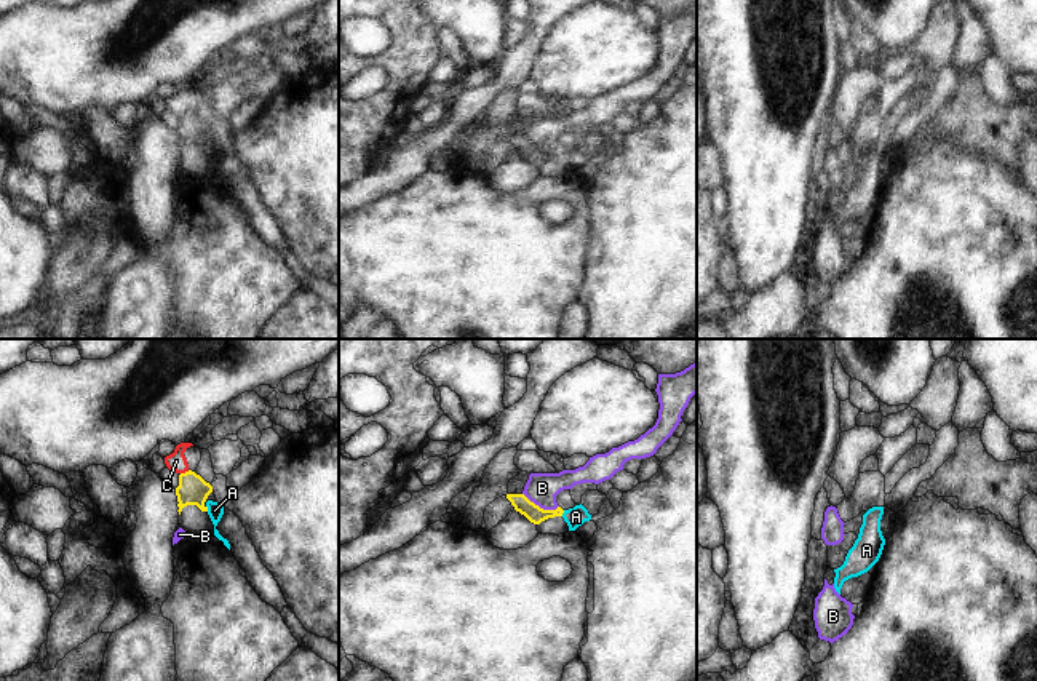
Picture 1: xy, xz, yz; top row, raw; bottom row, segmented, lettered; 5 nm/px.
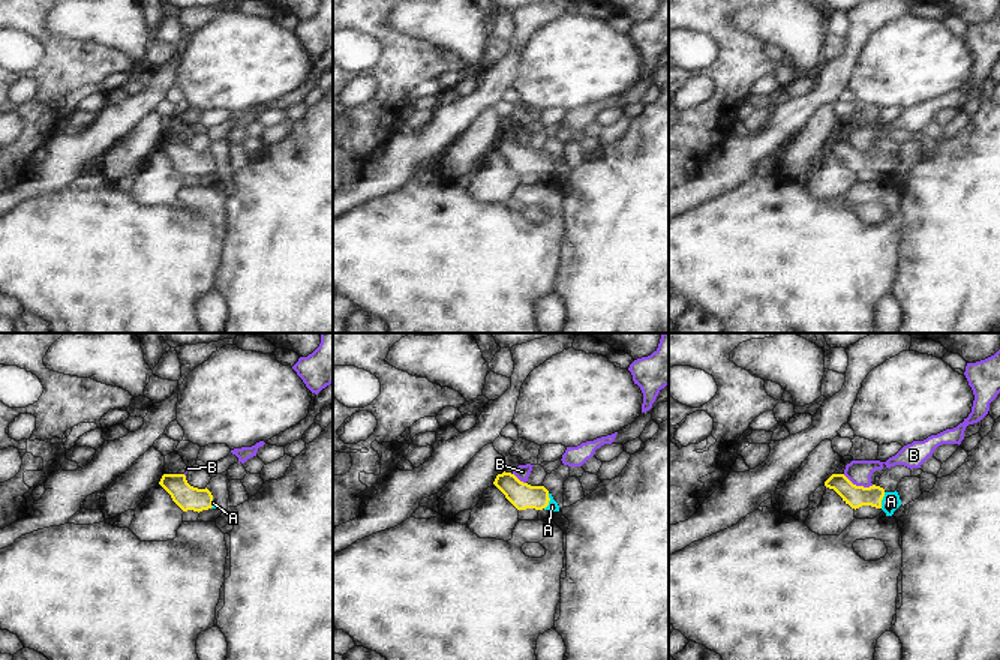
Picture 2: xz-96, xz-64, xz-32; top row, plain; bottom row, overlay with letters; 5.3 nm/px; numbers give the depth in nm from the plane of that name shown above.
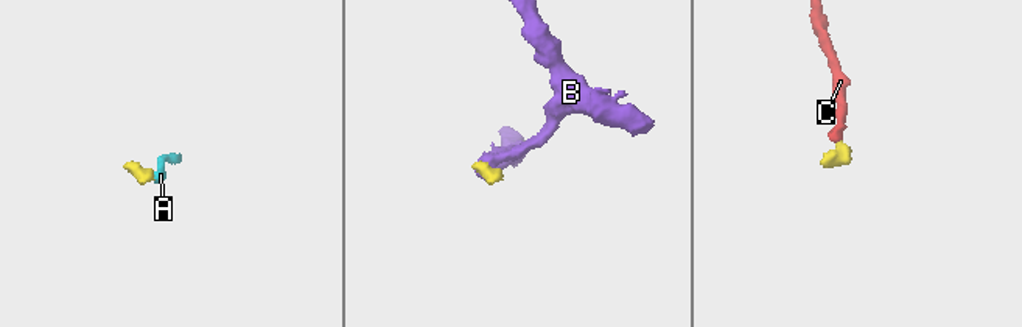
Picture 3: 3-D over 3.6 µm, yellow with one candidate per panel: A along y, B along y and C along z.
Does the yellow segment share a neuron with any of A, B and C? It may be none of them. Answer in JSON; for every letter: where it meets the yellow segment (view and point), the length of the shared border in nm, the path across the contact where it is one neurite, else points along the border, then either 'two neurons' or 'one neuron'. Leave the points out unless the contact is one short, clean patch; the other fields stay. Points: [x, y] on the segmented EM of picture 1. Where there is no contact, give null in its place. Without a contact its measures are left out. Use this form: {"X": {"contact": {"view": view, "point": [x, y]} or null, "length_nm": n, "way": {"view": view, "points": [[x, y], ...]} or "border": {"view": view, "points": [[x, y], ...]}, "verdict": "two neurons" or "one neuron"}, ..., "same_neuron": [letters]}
{"A": {"contact": {"view": "xz", "point": [563, 512]}, "length_nm": 40, "way": {"view": "xz", "points": [[534, 513], [563, 512], [576, 517]]}, "verdict": "one neuron"}, "B": {"contact": {"view": "xz", "point": [539, 507]}, "length_nm": 200, "border": {"view": "xz", "points": [[523, 493], [544, 509], [558, 507]]}, "verdict": "two neurons"}, "C": {"contact": {"view": "xy", "point": [186, 472]}, "length_nm": 50, "way": {"view": "xy", "points": [[192, 489], [186, 472], [176, 461]]}, "verdict": "one neuron"}, "same_neuron": ["A", "C"]}

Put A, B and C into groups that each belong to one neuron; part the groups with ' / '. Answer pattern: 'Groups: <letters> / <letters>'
Groups: A C / B.

